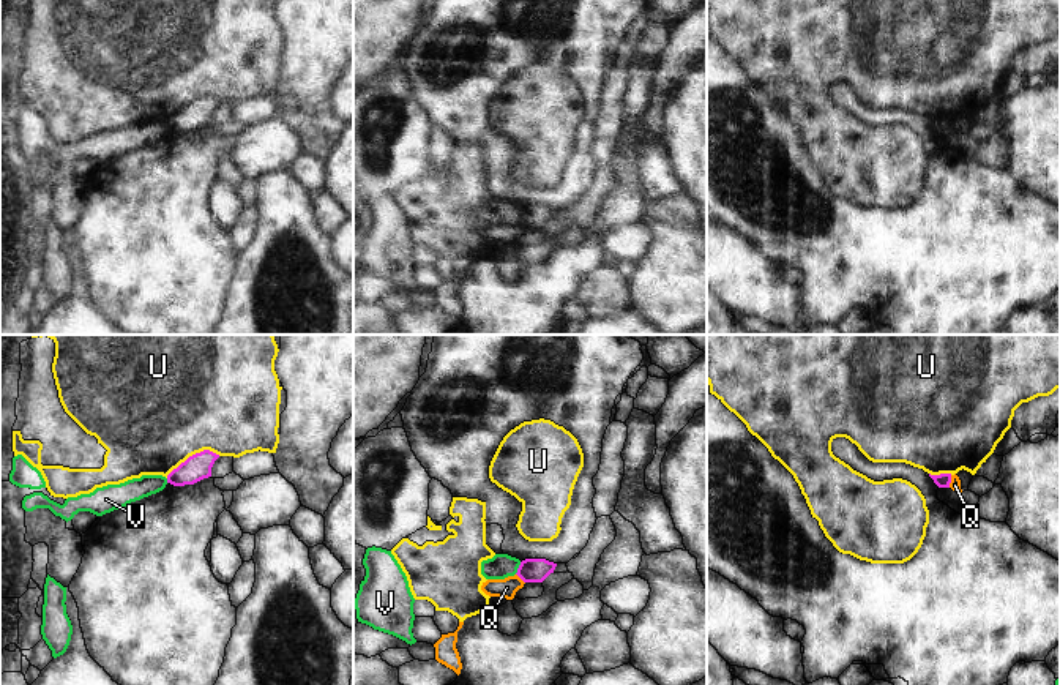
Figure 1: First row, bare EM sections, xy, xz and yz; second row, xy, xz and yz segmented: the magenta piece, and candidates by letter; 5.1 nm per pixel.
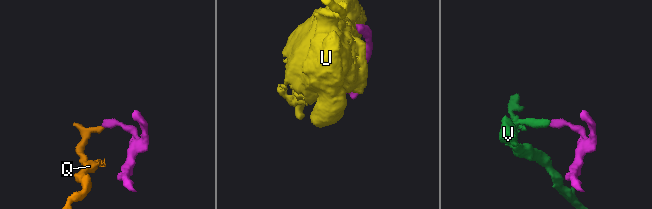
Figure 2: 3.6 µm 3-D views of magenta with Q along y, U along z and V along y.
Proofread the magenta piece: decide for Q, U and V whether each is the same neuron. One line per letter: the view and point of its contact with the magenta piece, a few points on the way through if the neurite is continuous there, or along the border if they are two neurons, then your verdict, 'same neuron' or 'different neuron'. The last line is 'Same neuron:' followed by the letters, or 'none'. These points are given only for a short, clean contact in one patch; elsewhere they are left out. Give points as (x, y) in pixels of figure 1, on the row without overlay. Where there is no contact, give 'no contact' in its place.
Q: meets magenta in yz at (950, 128); border along yz (951, 122), (948, 133); different neuron
U: meets magenta in xy at (193, 101); different neuron
V: meets magenta in xz at (518, 215); border along xz (521, 209), (515, 220); different neuron
Same neuron: none

